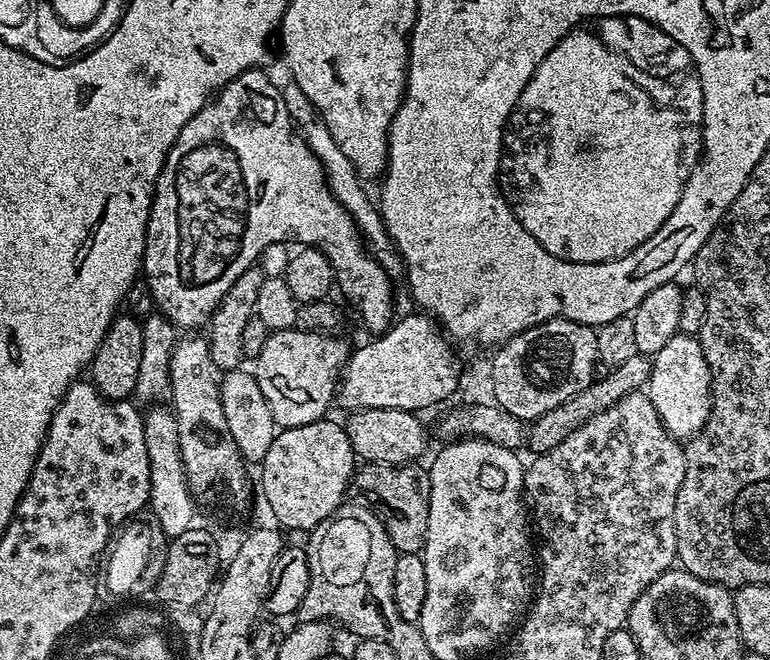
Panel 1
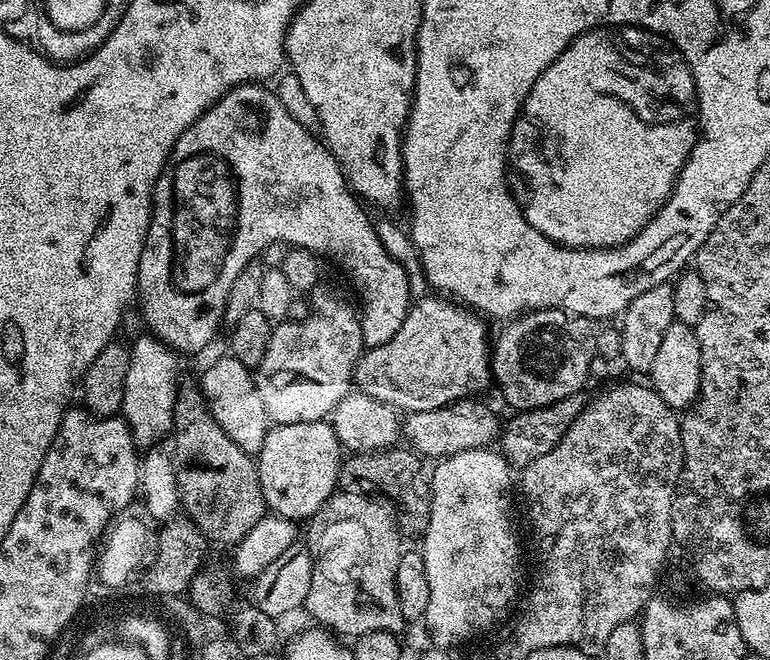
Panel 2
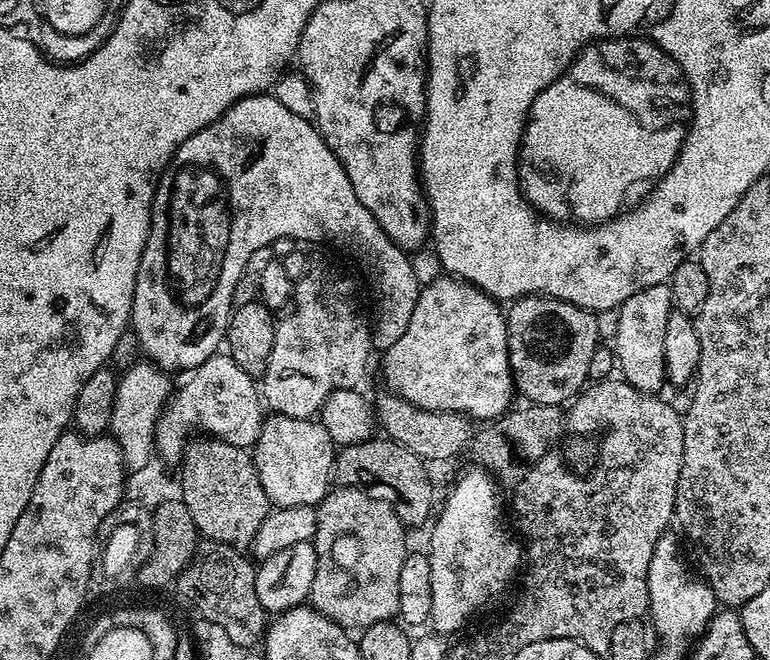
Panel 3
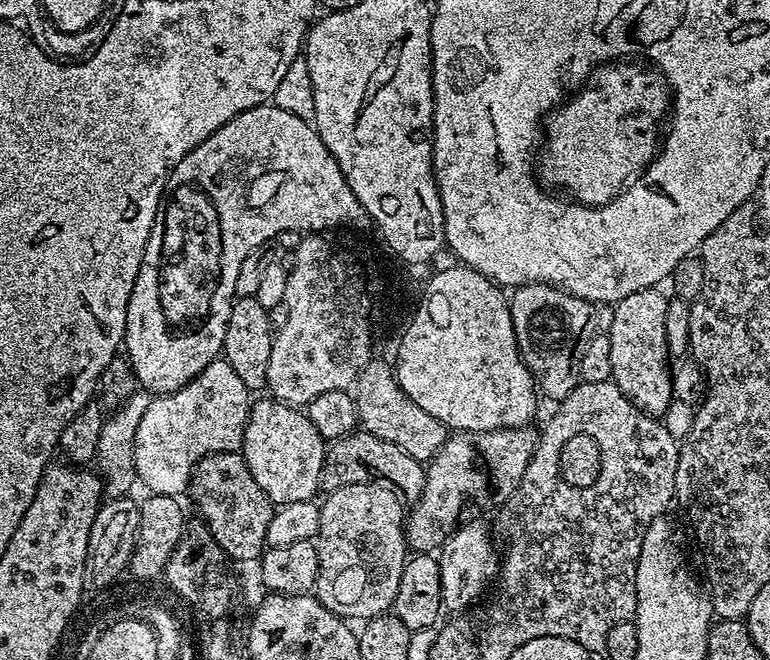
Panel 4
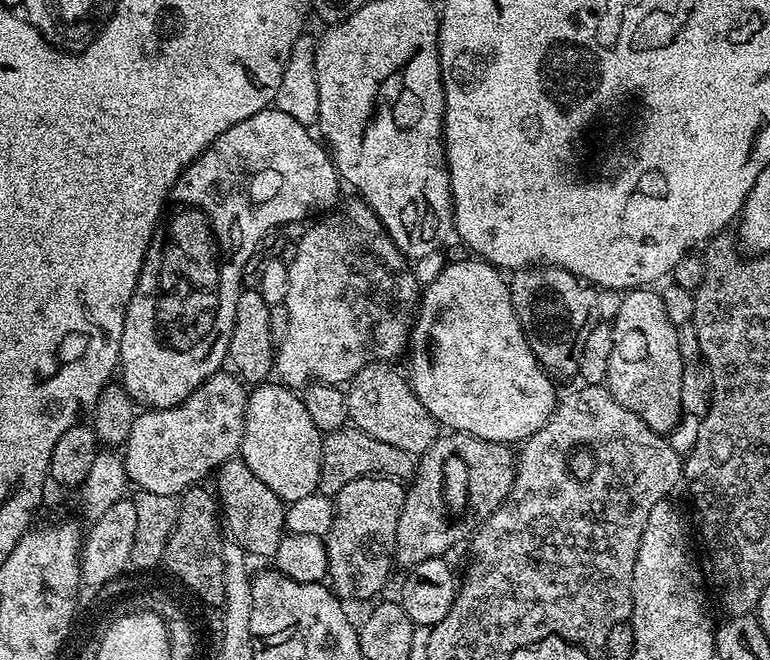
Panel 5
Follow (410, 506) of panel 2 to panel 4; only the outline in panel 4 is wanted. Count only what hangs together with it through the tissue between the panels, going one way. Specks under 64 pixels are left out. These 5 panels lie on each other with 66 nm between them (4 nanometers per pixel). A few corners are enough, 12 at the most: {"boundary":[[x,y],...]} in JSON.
{"boundary":[[353,430],[325,447],[320,487],[387,482],[422,495],[421,461]]}

